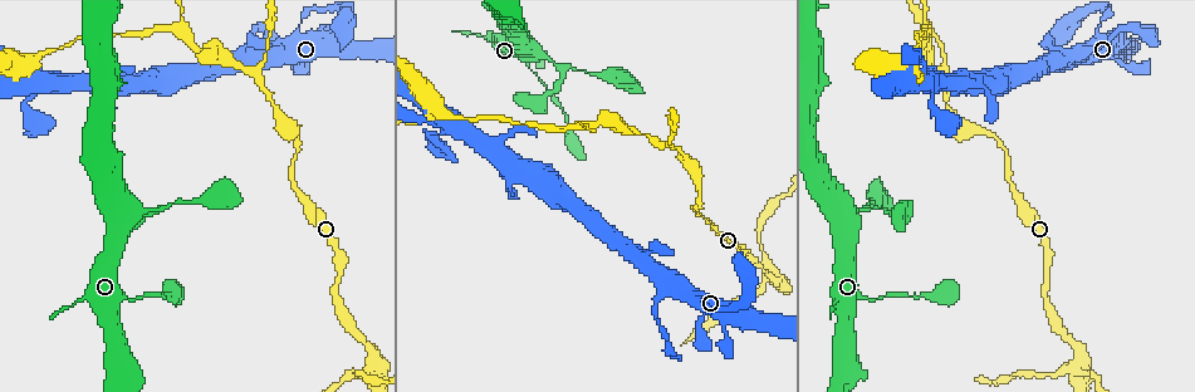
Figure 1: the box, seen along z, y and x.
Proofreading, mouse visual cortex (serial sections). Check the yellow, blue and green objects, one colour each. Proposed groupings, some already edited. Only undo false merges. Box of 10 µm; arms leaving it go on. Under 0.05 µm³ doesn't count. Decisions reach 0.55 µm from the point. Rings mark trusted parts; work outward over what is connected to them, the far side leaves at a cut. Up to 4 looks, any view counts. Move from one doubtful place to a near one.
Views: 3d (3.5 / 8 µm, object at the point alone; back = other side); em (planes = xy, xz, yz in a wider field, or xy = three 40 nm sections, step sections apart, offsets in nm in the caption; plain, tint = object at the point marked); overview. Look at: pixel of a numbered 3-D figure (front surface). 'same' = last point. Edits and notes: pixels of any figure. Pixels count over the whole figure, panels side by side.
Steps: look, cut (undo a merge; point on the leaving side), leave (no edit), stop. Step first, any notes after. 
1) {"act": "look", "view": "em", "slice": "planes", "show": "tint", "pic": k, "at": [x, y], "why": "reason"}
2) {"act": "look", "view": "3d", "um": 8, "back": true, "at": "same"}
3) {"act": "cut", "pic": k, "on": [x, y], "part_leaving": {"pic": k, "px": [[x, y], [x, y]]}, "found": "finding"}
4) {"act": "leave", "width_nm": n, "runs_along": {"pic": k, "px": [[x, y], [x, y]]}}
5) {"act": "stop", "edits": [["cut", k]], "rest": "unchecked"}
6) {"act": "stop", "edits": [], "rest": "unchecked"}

{"act": "look", "view": "3d", "um": 8, "back": true, "pic": 1, "at": [864, 211], "why": "sharp bend"}

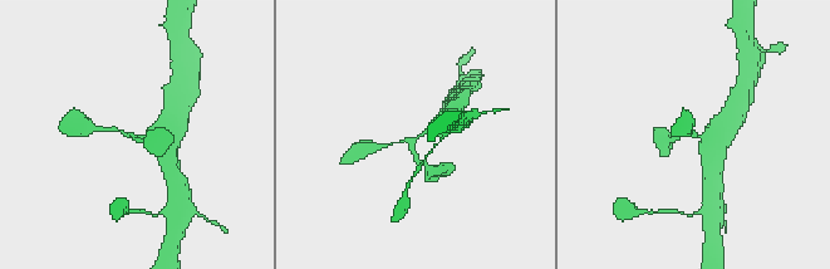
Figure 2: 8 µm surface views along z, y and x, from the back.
{"act": "look", "view": "3d", "um": 3.5, "at": "same", "why": "closer look"}

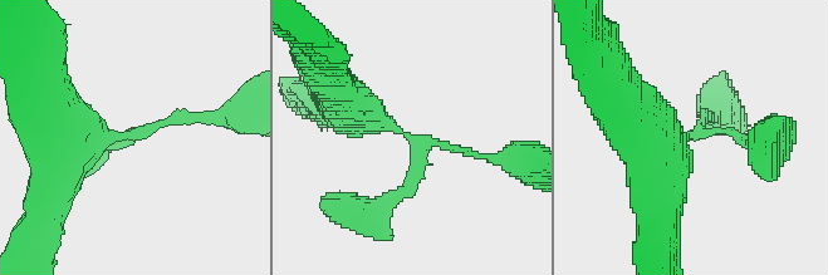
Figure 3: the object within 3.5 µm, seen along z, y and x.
{"act": "leave", "runs_along": {"pic": 3, "px": [[336, 101], [414, 142], [494, 158]]}, "found": "all the same cell"}

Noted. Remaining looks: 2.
{"act": "look", "view": "3d", "um": 3.5, "pic": 1, "at": [763, 253], "why": "calibre changes"}

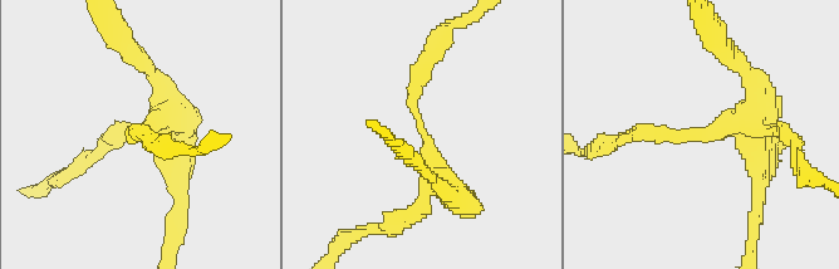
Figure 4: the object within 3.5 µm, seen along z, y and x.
{"act": "look", "view": "em", "slice": "xy", "step": 5, "show": "tint", "pic": 4, "at": [697, 133], "arm_widths_nm": [200, 350], "why": "shape alone is not enough"}

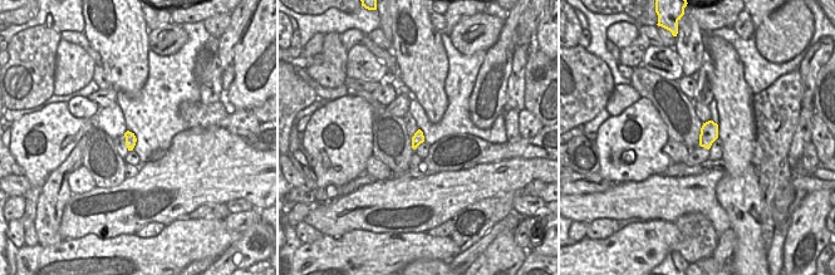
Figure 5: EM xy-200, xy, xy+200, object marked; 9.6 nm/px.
{"act": "cut", "pic": 4, "on": [114, 143], "found": "two cells meet here"}

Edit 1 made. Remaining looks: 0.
{"act": "stop", "edits": [["cut", 4]], "rest": "unchecked"}

